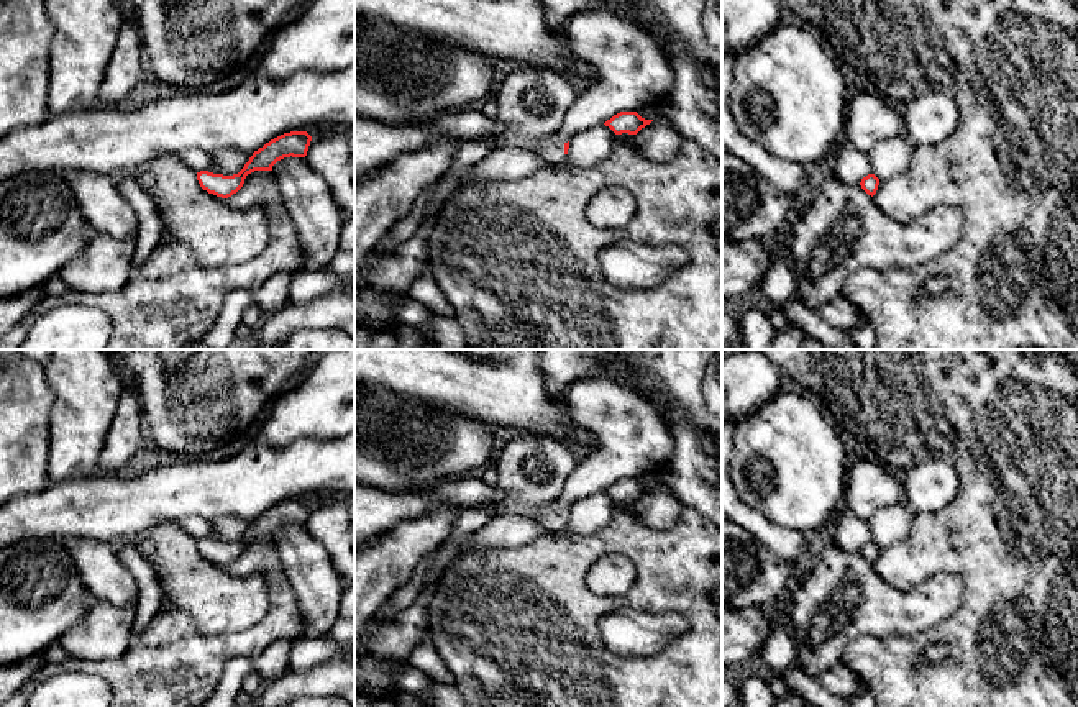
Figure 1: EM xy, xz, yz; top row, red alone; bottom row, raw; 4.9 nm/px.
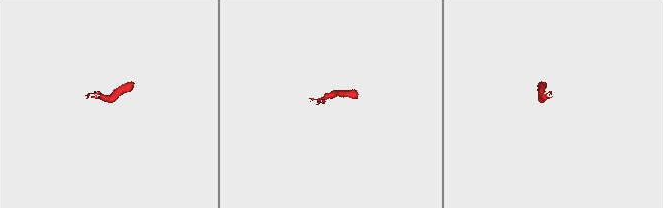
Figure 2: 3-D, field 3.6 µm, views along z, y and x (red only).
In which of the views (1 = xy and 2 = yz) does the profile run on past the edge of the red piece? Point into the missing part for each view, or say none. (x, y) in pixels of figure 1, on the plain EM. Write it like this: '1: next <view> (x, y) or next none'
1: next none
2: next none

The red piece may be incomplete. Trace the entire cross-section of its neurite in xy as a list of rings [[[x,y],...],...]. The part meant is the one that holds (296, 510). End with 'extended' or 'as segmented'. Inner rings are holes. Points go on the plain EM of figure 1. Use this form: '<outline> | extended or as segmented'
[[[307,499],[284,500],[253,520],[244,535],[233,543],[197,540],[197,548],[203,558],[222,566],[236,561],[248,541],[254,538],[272,538],[272,533],[284,525],[305,525],[312,504]]] | as segmented

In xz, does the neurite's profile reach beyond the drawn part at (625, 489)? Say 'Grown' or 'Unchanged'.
Unchanged

